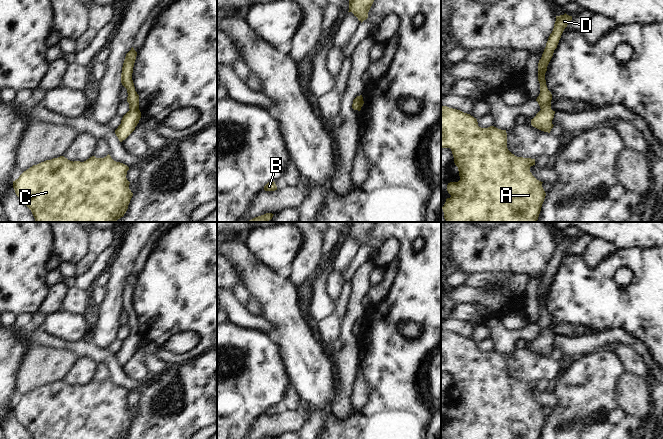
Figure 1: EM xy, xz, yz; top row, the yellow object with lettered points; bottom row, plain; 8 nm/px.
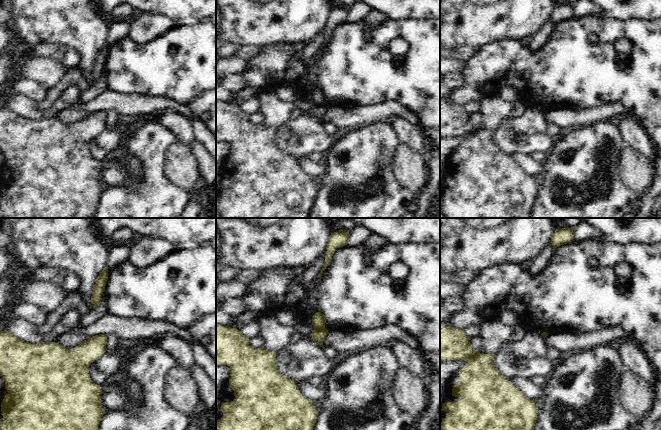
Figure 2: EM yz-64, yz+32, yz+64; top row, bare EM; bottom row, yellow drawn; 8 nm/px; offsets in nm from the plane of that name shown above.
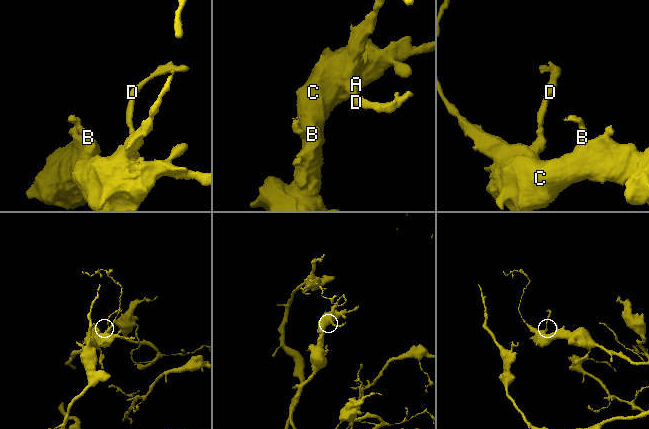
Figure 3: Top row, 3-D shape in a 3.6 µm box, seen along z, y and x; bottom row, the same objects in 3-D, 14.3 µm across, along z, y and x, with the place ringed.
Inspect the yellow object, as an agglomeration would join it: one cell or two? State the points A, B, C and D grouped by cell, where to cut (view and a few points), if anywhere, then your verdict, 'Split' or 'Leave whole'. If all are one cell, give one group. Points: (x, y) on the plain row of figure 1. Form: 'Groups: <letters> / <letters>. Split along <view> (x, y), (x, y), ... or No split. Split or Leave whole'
Groups: A B C D. No split. Leave whole.

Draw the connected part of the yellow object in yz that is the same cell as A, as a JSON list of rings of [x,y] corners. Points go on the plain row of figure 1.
[[[441,329],[441,372],[450,372],[454,381],[454,387],[458,391],[460,404],[458,406],[450,406],[447,409],[447,415],[451,419],[446,423],[442,431],[444,439],[539,439],[546,417],[542,411],[541,405],[537,404],[530,396],[530,391],[535,389],[535,383],[517,381],[507,372],[506,354],[498,353],[494,350],[481,352],[478,350],[477,343],[470,338],[460,334],[449,332]]]

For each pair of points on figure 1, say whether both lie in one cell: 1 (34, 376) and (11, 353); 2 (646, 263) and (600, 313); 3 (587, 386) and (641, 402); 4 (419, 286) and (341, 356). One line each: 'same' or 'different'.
1: different
2: same
3: different
4: different

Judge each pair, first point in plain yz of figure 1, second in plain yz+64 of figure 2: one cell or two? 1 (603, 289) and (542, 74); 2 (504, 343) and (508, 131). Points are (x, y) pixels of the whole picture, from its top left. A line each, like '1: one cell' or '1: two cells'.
1: one cell
2: two cells

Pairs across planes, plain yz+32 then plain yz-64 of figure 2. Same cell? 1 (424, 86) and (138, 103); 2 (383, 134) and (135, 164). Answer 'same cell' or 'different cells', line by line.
1: different cells
2: different cells

